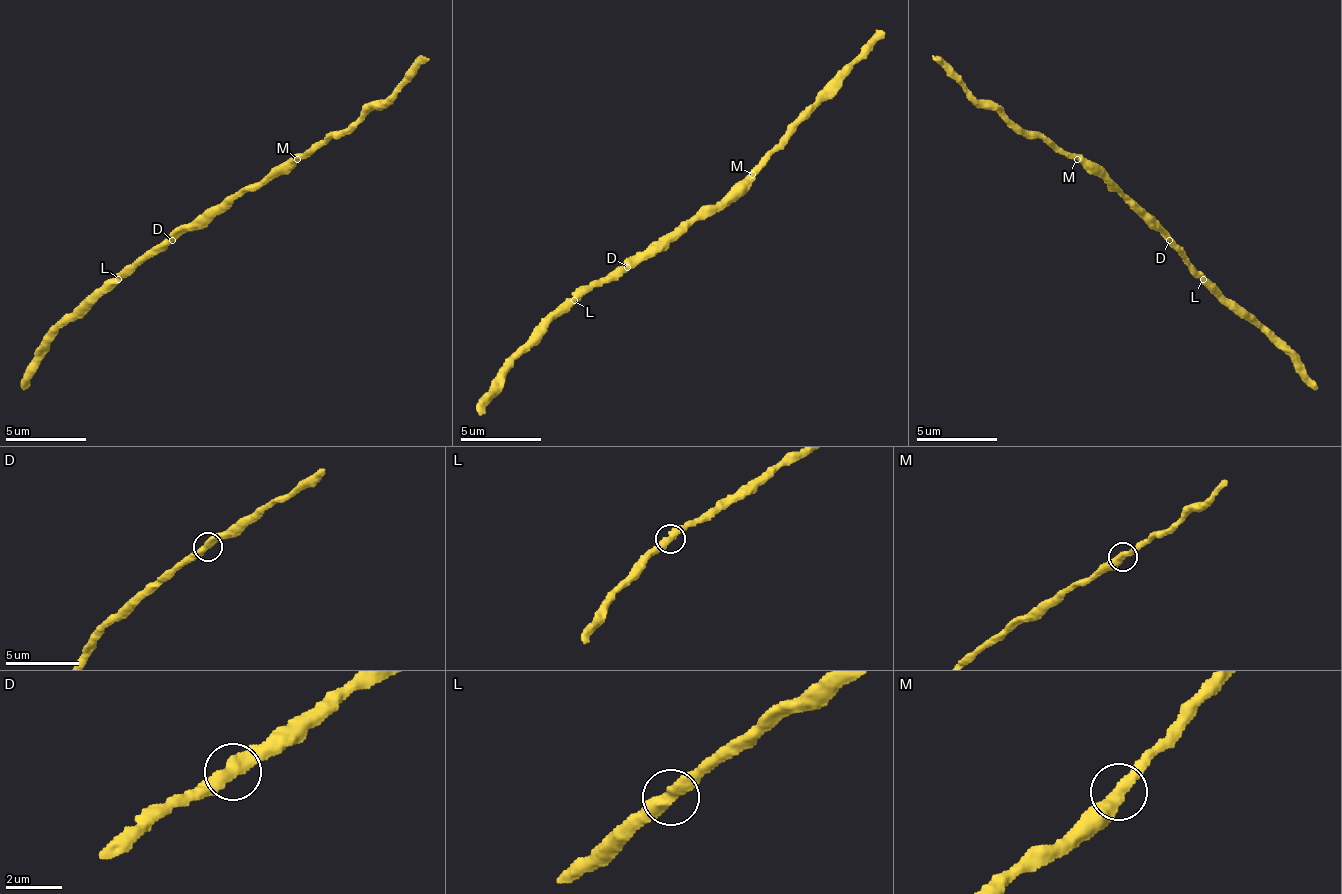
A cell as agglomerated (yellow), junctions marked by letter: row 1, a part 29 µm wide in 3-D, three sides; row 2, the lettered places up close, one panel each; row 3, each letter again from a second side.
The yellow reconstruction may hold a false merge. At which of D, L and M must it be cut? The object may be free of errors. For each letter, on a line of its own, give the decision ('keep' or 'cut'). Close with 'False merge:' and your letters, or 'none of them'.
D: keep
L: keep
M: keep
False merge: none of them

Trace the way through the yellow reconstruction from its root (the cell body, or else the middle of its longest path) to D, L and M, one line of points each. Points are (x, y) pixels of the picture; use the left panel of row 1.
D: (224, 211), (204, 211), (196, 215), (172, 240)
L: (224, 211), (208, 211), (188, 228), (180, 228), (119, 280)
M: (224, 211), (240, 195), (268, 183), (297, 159)

